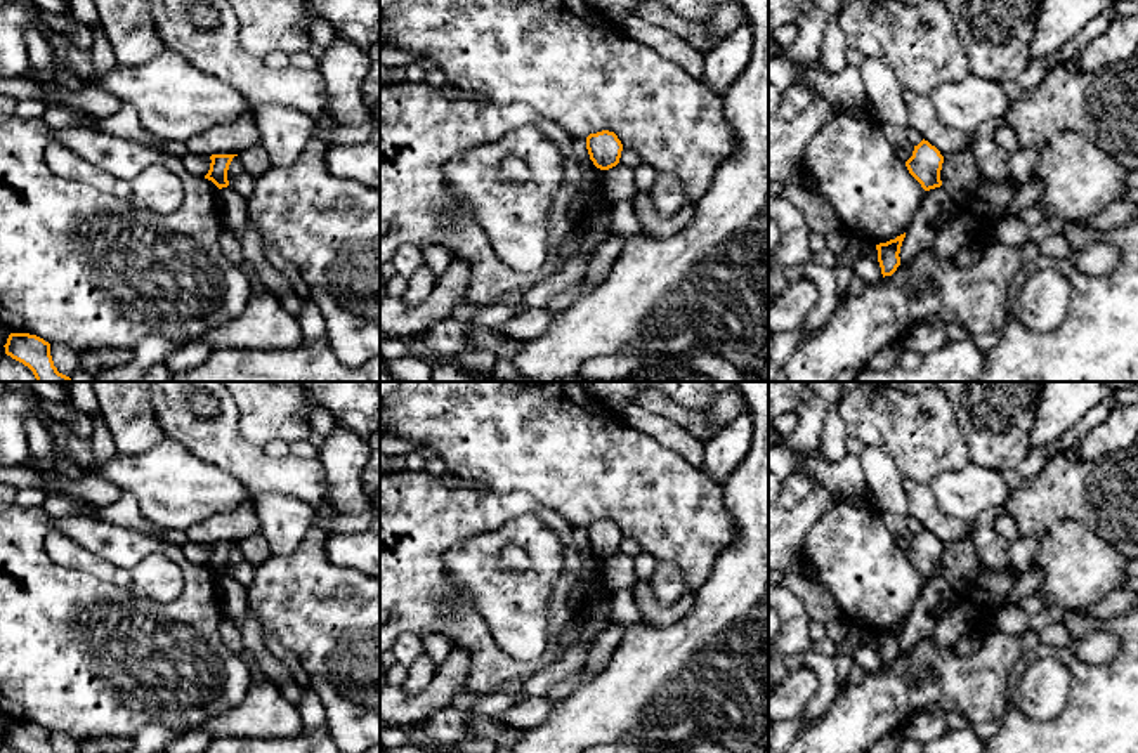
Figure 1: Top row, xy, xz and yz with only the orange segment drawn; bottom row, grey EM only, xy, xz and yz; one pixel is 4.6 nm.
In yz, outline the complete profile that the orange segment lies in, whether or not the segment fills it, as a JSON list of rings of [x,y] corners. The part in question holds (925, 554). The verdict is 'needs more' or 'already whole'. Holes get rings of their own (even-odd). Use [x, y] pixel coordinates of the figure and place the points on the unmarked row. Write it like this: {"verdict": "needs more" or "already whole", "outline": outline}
{"verdict": "already whole", "outline": [[[928,529],[914,534],[912,545],[906,550],[909,562],[921,573],[925,579],[942,574],[940,559],[944,545]]]}

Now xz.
{"verdict": "already whole", "outline": [[[602,519],[586,526],[586,538],[597,557],[609,559],[619,552],[623,533],[614,521]]]}

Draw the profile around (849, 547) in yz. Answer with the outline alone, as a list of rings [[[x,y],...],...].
[[[838,500],[810,527],[801,548],[801,564],[810,567],[833,593],[847,621],[859,621],[873,633],[907,621],[926,579],[897,545],[874,507]]]

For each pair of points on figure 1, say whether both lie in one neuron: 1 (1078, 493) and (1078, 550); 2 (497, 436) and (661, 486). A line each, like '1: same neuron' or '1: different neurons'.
1: different neurons
2: same neuron

